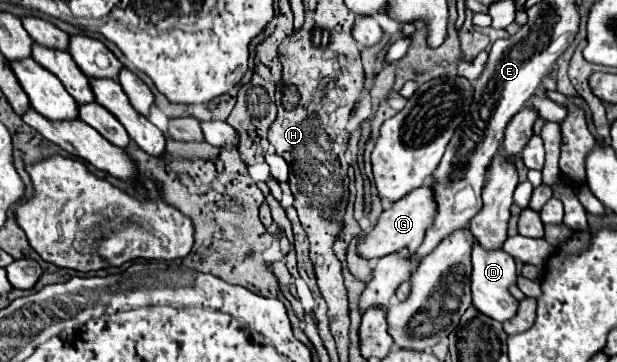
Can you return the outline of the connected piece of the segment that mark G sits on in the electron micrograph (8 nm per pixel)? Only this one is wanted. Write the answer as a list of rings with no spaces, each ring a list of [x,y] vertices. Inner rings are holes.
[[[421,185],[413,193],[407,193],[401,201],[395,201],[389,209],[385,209],[375,225],[375,229],[359,241],[359,255],[365,259],[385,257],[403,247],[409,249],[409,255],[417,251],[425,237],[425,229],[433,223],[433,213],[437,213],[437,201],[433,201],[433,185]]]

